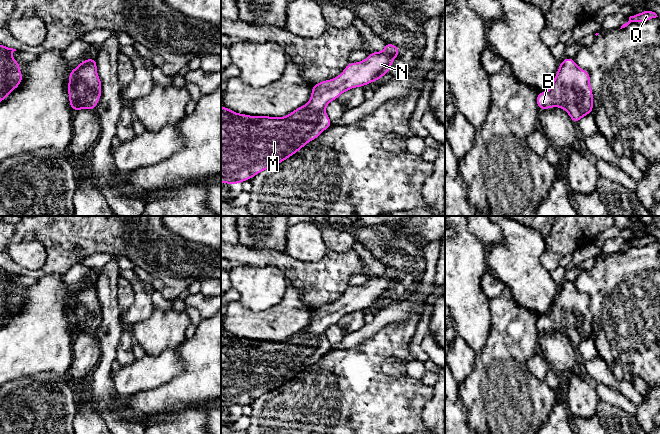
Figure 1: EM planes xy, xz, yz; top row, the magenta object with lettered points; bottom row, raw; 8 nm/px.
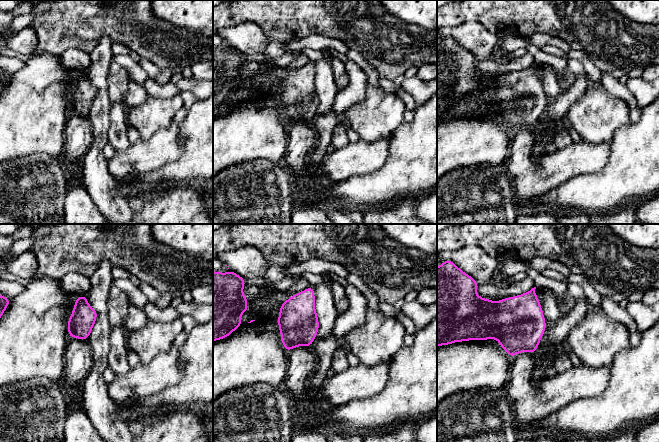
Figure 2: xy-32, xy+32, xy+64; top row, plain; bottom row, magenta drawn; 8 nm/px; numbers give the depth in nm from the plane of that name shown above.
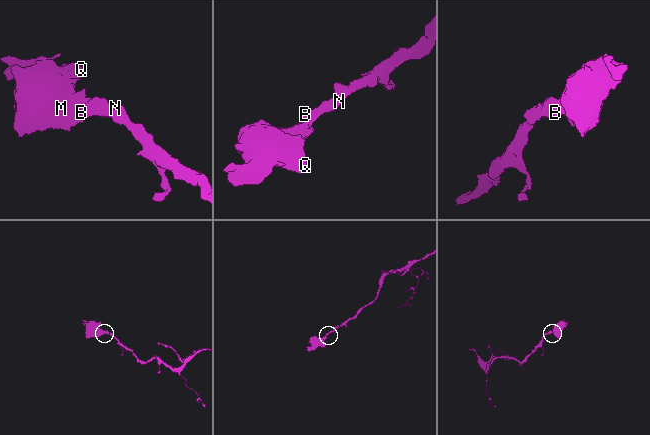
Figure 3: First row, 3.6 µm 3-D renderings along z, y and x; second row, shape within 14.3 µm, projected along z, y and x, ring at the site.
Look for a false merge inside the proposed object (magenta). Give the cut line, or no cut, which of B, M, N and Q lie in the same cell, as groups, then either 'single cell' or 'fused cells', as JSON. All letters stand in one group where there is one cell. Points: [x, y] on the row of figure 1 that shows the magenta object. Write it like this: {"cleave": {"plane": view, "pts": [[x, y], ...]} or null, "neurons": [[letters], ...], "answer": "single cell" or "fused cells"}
{"cleave": null, "neurons": [["B", "M", "N", "Q"]], "answer": "single cell"}

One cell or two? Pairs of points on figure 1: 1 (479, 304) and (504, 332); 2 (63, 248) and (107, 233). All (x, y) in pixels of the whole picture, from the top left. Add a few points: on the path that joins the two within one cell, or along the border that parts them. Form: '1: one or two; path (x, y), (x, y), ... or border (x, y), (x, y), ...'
1: two; border (490, 300), (490, 327), (488, 336), (485, 339)
2: one; path (74, 237), (78, 233), (96, 233)

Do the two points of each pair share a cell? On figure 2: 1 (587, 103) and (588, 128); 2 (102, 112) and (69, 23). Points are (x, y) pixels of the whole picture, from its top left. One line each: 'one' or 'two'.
1: one
2: two

